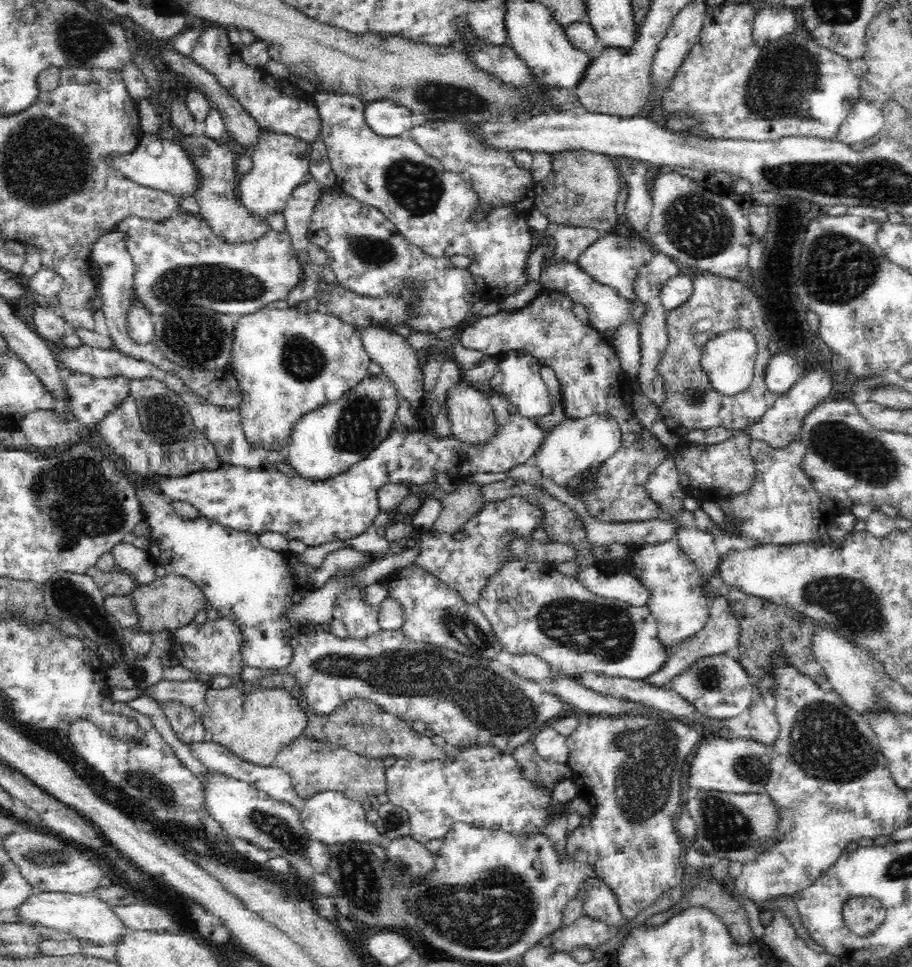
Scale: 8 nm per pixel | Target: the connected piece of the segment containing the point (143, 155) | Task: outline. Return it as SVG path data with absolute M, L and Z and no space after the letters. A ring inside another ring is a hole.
M144 133L138 146L132 152L114 154L108 162L116 167L126 178L148 189L160 189L170 192L174 196L190 196L194 201L197 186L200 185L200 175L196 174L196 167L188 152L178 145L178 142L161 139L156 134Z

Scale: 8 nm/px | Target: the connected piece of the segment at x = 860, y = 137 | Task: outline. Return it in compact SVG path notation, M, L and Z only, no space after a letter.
M863 97L858 98L840 125L837 140L848 145L864 142L878 134L884 123L883 112L879 105L873 105Z

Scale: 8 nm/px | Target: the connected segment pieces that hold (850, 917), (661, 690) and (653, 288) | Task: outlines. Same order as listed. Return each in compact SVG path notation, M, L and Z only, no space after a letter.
M871 896L849 898L842 907L843 924L854 934L868 936L884 922L887 908Z
M581 672L571 677L594 692L624 701L637 702L672 718L693 722L692 718L704 716L671 687L648 684L645 679L610 678L596 672Z
M655 252L653 258L638 269L638 278L634 280L636 301L645 304L658 297L662 286L678 274L682 273L678 269L676 260Z

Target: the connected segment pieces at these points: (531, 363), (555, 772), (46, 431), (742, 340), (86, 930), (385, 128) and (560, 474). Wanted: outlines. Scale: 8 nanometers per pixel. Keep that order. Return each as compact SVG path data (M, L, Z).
M510 350L502 356L502 362L498 364L489 386L502 396L507 396L507 399L515 404L519 415L524 418L536 419L548 413L550 398L540 375L539 362L524 350Z
M532 741L516 746L511 752L516 758L518 768L521 769L520 774L530 779L532 783L536 783L536 787L540 787L541 790L552 793L559 780L573 779L573 773L568 764L547 762L537 754Z
M54 409L32 410L22 418L20 430L24 432L26 442L33 450L46 450L68 442L78 443L81 439L76 424L76 421L68 422L62 413Z
M734 328L715 336L703 348L700 365L710 376L711 387L724 396L732 396L748 388L752 382L755 359L757 357L755 336L748 330Z
M34 892L16 908L16 912L20 917L20 923L42 924L52 930L62 930L71 938L86 940L91 945L118 944L120 937L128 930L115 912L114 906L104 904L102 899L98 900L96 895L90 893L43 892L36 894Z
M391 100L367 103L364 110L368 126L381 137L405 136L414 126L428 121L426 115L415 113Z
M594 414L581 418L564 419L546 438L533 455L533 463L538 465L541 473L565 488L574 476L590 466L598 467L618 448L621 448L623 432L619 422L610 414Z

